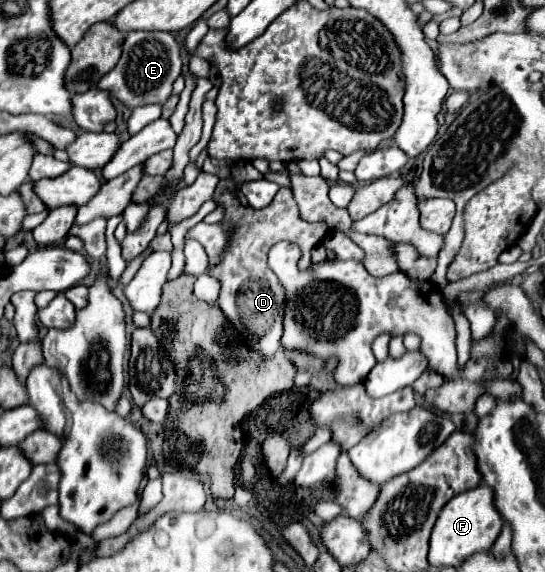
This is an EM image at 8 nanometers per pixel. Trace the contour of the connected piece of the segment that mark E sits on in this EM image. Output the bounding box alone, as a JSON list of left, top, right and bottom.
[99,31,181,107]

